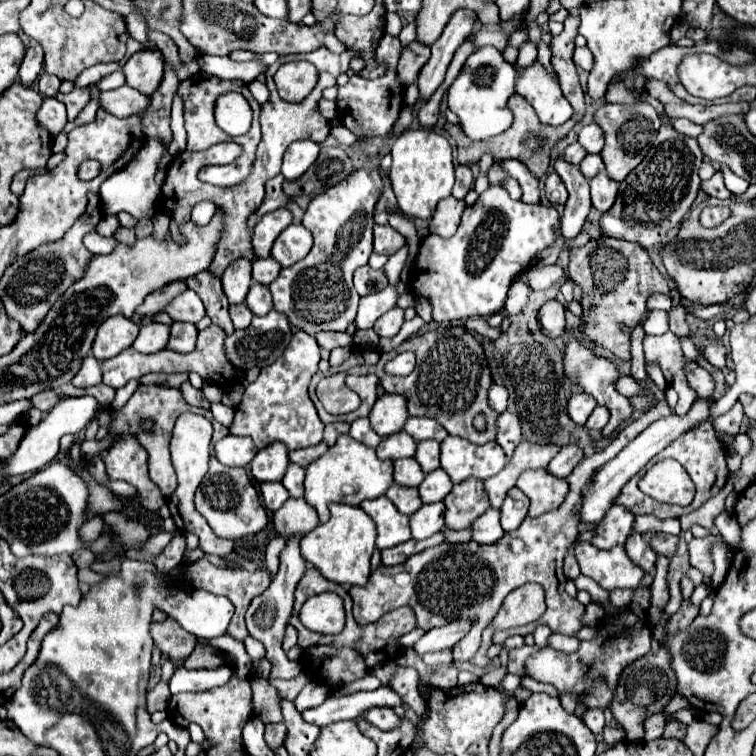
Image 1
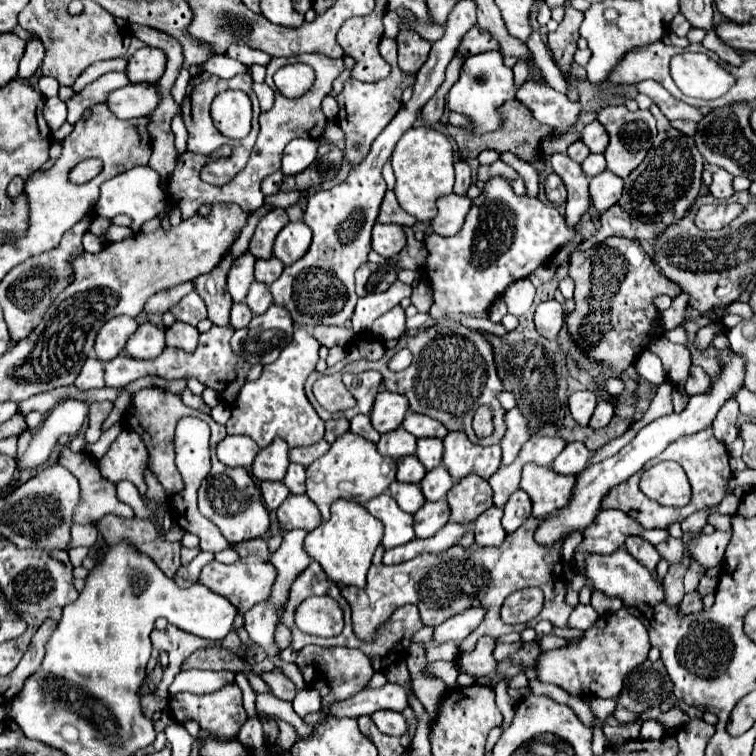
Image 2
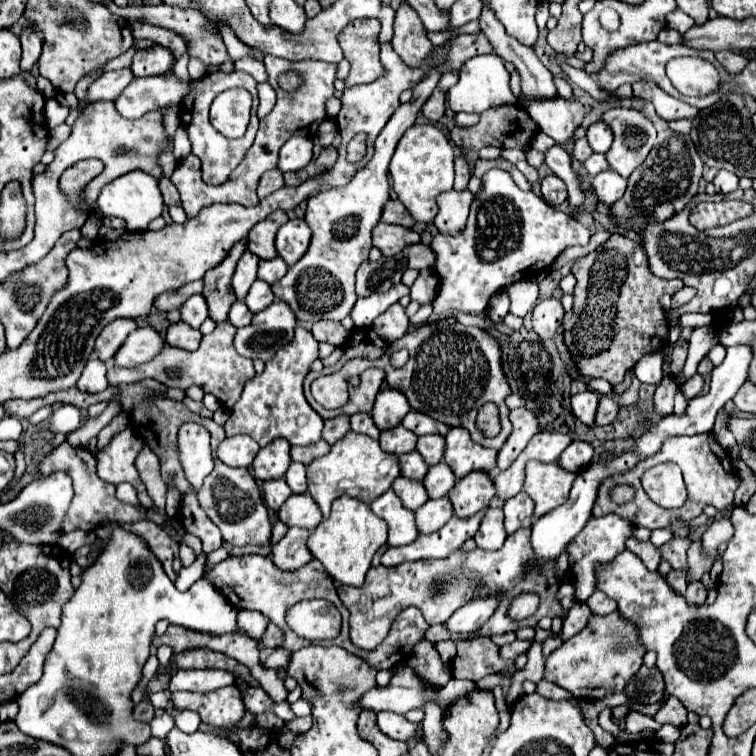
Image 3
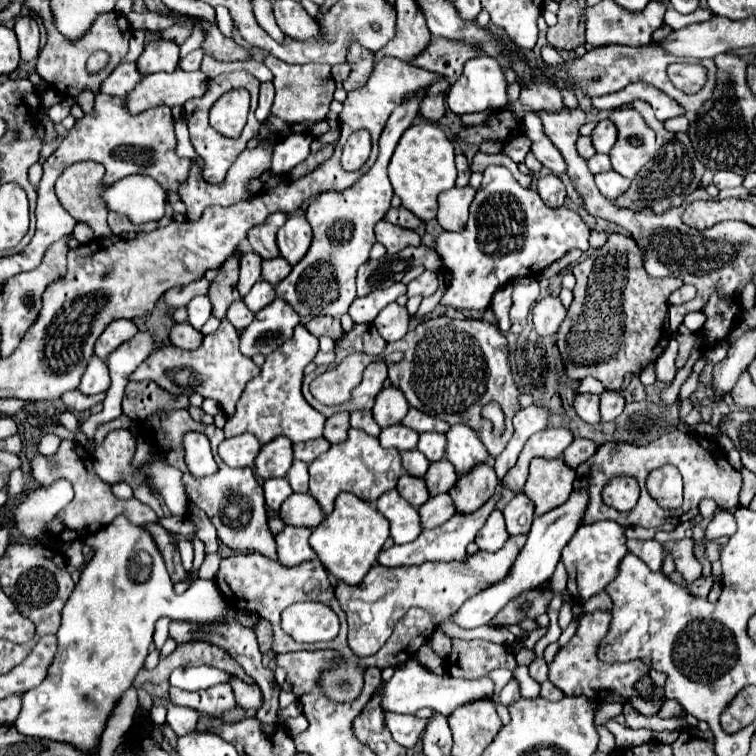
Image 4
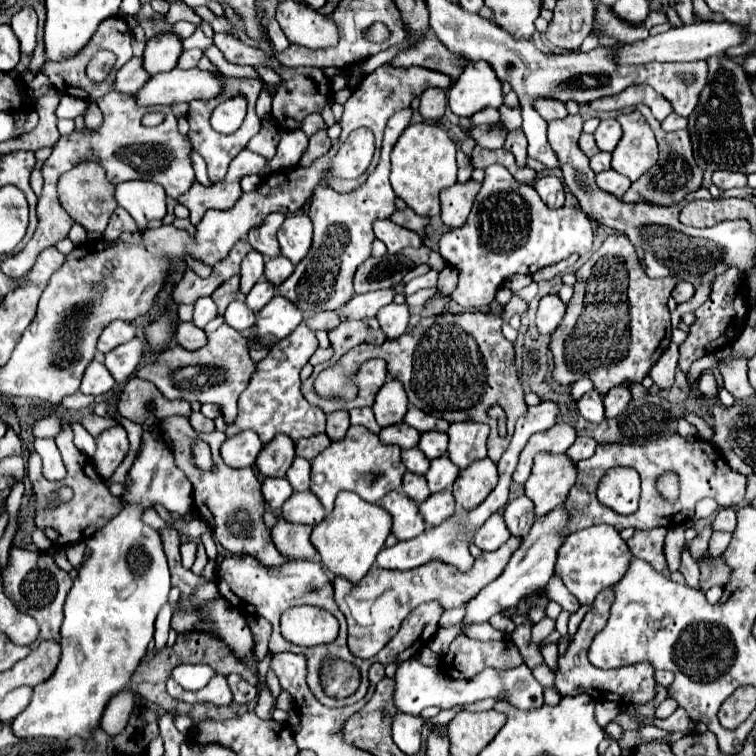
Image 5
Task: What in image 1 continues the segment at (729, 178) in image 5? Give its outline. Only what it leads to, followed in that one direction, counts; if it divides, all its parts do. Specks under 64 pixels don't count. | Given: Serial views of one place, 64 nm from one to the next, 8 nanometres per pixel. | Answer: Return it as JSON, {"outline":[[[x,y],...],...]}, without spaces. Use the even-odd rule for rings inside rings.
{"outline":[[[716,172],[710,180],[702,182],[702,192],[706,192],[708,196],[714,196],[714,198],[730,198],[730,190],[724,186],[724,178],[720,172]]]}

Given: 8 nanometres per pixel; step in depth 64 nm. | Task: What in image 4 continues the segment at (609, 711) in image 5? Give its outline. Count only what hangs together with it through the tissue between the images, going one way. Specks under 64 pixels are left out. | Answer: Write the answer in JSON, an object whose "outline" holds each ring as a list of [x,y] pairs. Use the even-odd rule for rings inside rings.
{"outline":[[[605,703],[600,704],[599,710],[595,715],[594,723],[596,725],[603,725],[606,718],[616,718],[623,712],[623,705],[620,703]]]}

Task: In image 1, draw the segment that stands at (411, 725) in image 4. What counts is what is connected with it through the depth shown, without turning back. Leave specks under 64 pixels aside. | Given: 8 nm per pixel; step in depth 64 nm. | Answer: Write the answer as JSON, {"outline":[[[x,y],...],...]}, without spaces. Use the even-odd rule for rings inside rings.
{"outline":[[[388,706],[370,708],[368,712],[364,712],[362,718],[368,720],[370,724],[374,724],[374,726],[380,728],[380,730],[392,730],[392,728],[396,728],[396,724],[400,724],[400,718],[398,718],[398,716],[394,714],[394,710],[388,708]]]}

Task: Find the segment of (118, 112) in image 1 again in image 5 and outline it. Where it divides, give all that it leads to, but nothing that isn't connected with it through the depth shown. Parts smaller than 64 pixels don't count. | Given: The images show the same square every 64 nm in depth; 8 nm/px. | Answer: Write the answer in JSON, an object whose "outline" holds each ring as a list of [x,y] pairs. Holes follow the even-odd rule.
{"outline":[[[198,68],[172,72],[162,72],[150,76],[148,82],[136,92],[138,106],[156,106],[156,104],[180,104],[198,98],[212,98],[220,94],[220,74],[202,72]]]}

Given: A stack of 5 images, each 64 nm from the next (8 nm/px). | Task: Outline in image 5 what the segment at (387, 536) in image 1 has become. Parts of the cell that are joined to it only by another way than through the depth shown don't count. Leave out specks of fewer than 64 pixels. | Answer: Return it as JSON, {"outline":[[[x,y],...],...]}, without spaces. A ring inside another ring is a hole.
{"outline":[[[388,492],[382,500],[380,506],[392,516],[392,534],[398,540],[410,540],[418,534],[424,532],[424,520],[418,512],[418,504],[412,504],[404,492]]]}

